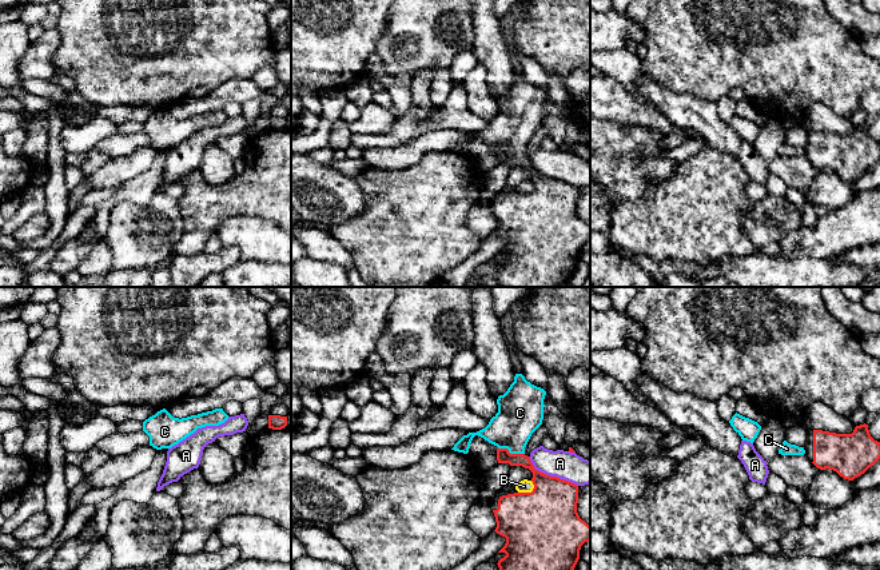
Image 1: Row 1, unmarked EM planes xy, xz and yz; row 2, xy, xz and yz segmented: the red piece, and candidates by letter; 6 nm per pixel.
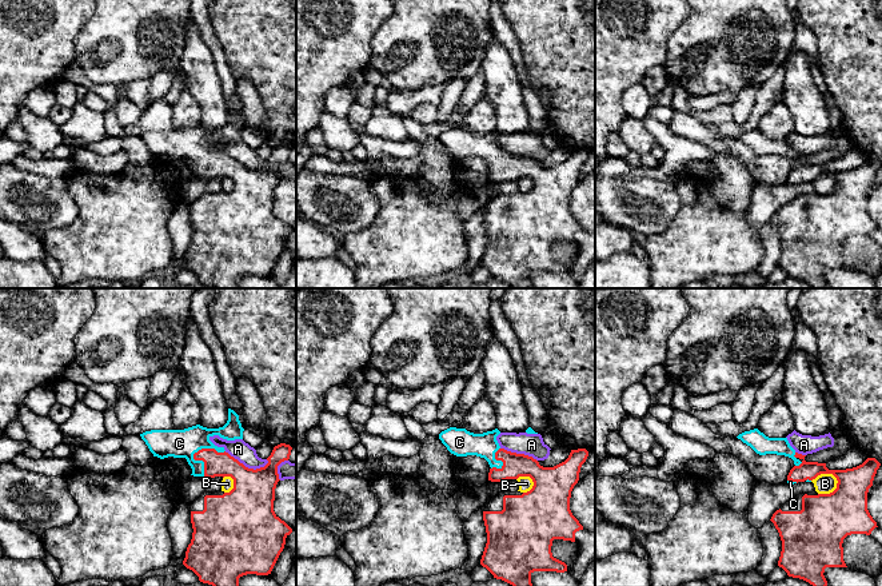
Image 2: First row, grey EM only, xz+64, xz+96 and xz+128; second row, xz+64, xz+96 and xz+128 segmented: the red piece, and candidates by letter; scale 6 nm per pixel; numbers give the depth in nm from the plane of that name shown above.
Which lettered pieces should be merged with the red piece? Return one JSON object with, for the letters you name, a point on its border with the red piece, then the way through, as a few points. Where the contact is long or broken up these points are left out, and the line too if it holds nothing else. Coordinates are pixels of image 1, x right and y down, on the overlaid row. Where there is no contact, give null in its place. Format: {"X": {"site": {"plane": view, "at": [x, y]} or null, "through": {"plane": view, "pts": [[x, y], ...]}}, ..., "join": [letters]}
{"C": {"site": {"plane": "xz", "at": [512, 454]}}, "join": ["C"]}

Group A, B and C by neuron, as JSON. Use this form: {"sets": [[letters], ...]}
{"sets": [["A"], ["B"], ["C"]]}

